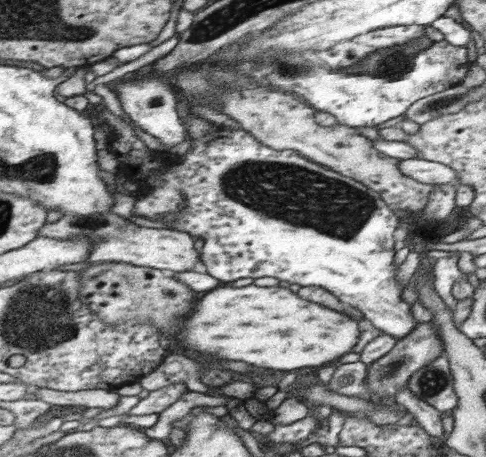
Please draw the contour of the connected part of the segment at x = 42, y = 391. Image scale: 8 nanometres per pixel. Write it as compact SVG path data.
M30 387L30 393L36 395L37 400L55 407L84 407L84 408L114 408L121 396L108 390L84 390L79 392L63 392L46 388Z

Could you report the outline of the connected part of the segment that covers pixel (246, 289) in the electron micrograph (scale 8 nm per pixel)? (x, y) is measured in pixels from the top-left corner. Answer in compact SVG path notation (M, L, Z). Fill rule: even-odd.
M224 286L216 288L208 294L202 296L202 306L186 318L186 326L182 326L182 344L190 350L200 350L214 354L218 358L226 360L242 360L248 364L256 364L262 368L272 368L273 370L296 370L304 366L319 367L326 362L332 362L352 350L352 346L358 342L360 336L358 320L348 318L340 312L322 308L314 302L306 302L294 292L274 286L274 288L260 288L260 286Z

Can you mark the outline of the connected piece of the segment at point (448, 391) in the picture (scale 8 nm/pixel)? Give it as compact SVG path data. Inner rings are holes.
M445 355L414 374L407 388L442 414L451 412L458 405L449 361Z

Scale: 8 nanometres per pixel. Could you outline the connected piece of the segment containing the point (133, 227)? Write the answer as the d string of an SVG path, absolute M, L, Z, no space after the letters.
M112 210L90 217L62 215L54 223L44 223L37 230L37 236L43 235L65 240L75 236L91 238L93 245L86 258L88 262L128 262L134 266L150 266L176 274L191 272L190 269L201 258L200 251L194 249L195 239L186 231L140 227Z

